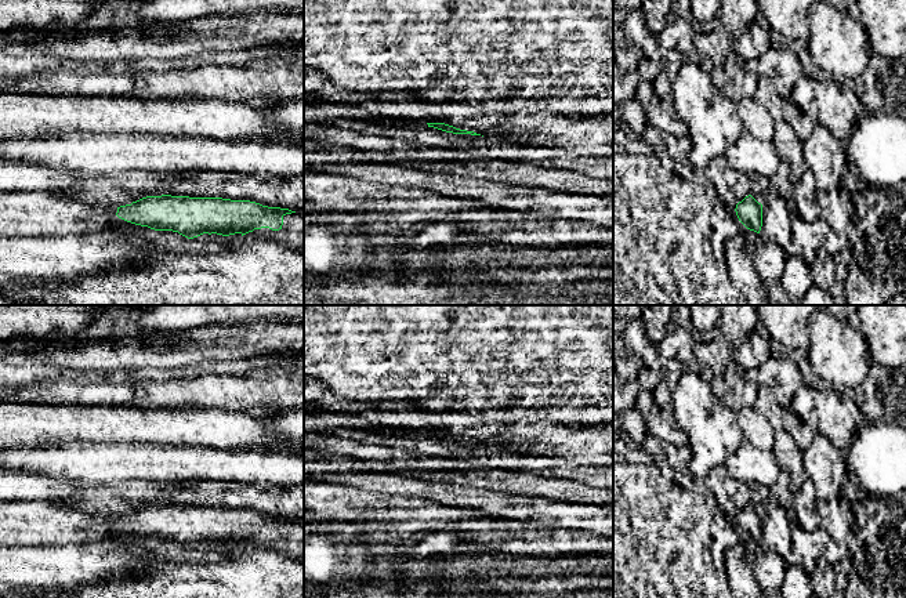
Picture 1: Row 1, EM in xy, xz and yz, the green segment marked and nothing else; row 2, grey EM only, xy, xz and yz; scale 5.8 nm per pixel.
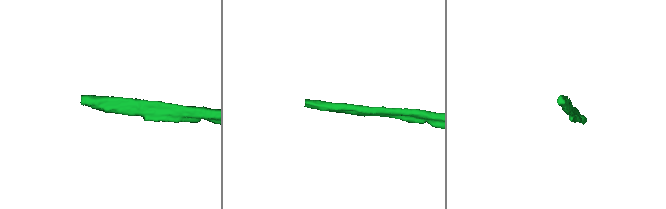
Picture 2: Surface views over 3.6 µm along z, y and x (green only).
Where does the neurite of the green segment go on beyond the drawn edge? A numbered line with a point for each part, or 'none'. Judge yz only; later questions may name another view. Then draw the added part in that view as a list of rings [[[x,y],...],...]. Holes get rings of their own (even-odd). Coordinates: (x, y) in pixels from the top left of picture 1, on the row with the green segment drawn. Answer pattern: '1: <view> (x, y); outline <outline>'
1: yz (750, 236); outline [[[744,226],[744,249],[750,253],[755,250],[755,244],[760,240],[760,235]]]

